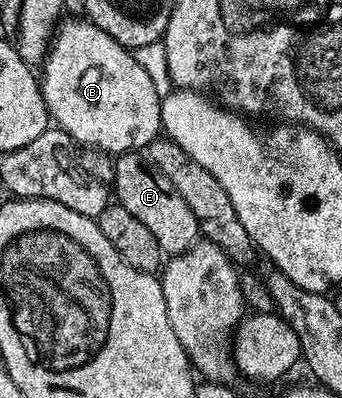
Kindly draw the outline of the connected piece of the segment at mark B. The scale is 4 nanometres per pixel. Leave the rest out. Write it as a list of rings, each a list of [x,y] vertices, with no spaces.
[[[68,16],[57,25],[44,55],[42,69],[38,77],[49,119],[59,129],[67,132],[73,143],[81,142],[81,147],[104,150],[107,154],[119,156],[143,151],[161,133],[162,100],[158,92],[154,92],[154,83],[151,82],[150,76],[146,76],[145,70],[139,66],[133,51],[115,42],[90,20],[80,16]]]

